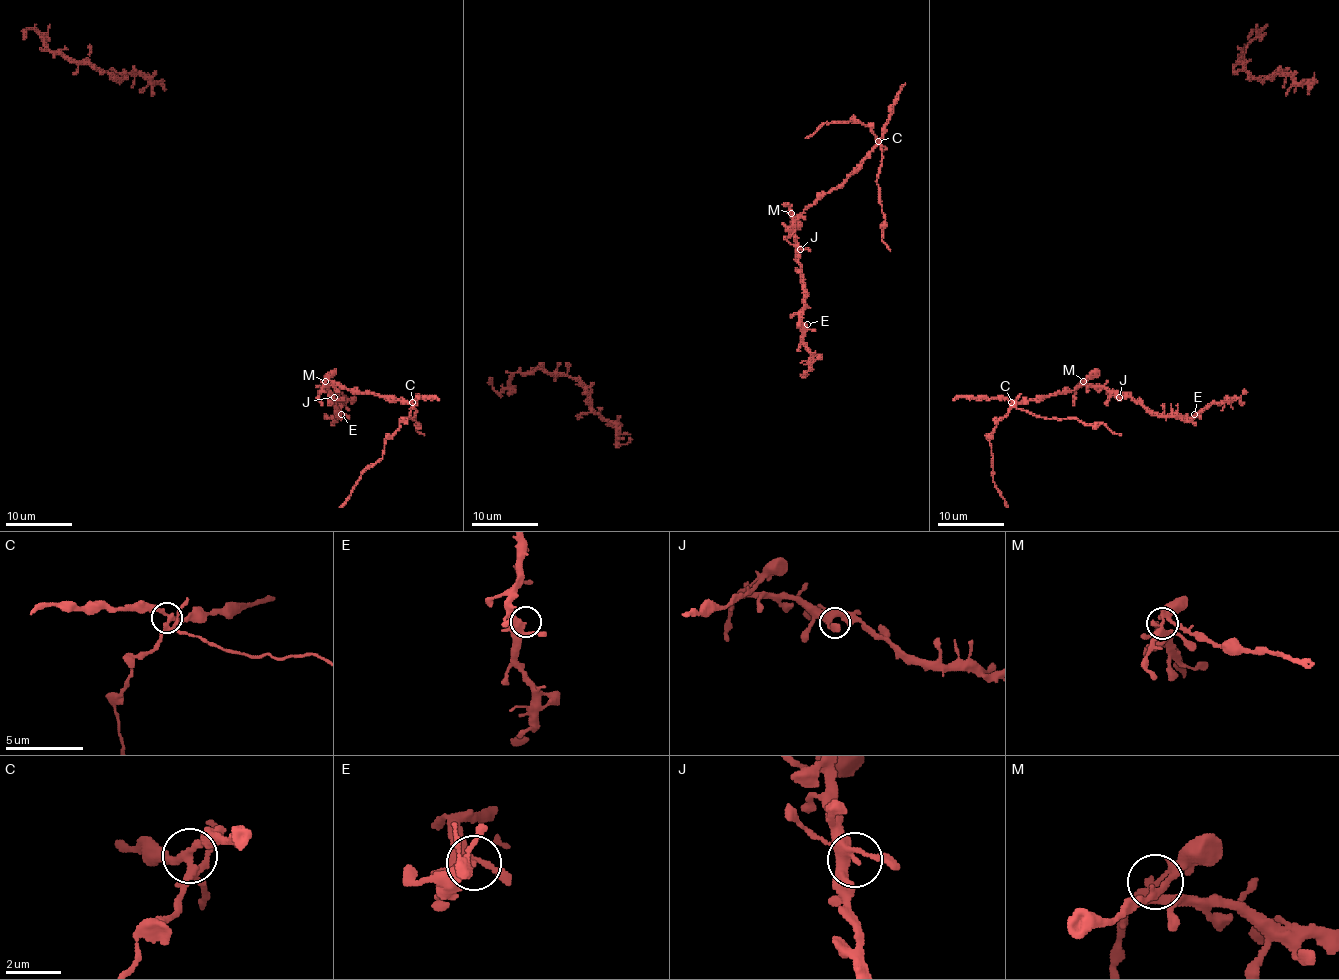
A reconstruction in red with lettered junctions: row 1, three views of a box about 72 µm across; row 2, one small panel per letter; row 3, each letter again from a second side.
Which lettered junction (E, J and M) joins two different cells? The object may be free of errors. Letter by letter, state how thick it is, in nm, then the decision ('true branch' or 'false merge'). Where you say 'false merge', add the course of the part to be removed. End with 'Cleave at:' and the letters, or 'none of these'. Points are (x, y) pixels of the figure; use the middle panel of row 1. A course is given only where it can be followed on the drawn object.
E: calibre 340 nm; true branch
J: calibre 280 nm; true branch
M: calibre 320 nm; false merge; course (792, 213), (800, 214), (835, 189), (878, 143), (868, 126), (852, 119), (825, 123), (805, 138)
Cleave at: M

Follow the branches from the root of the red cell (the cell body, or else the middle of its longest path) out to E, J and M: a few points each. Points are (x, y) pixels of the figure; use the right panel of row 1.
E: (1244, 389), (1241, 397), (1212, 402), (1194, 414)
J: (1244, 389), (1241, 397), (1212, 402), (1188, 419), (1154, 415), (1129, 397), (1123, 394), (1119, 397)
M: (1244, 389), (1241, 397), (1212, 402), (1181, 419), (1149, 414), (1129, 397), (1083, 380)

